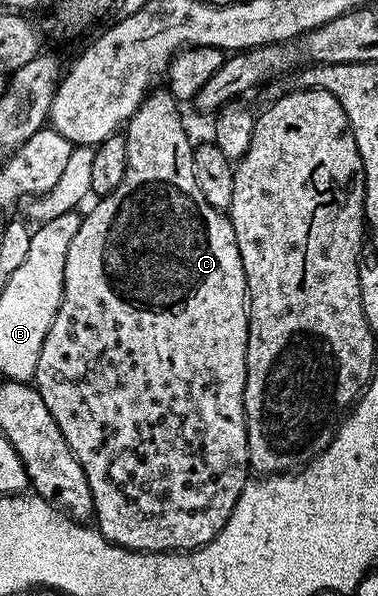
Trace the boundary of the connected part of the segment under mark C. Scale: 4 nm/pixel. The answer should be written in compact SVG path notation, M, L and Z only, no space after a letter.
M157 88L145 95L140 108L133 113L133 117L127 123L127 131L124 135L127 144L127 172L123 180L119 182L119 188L115 192L106 194L96 199L97 203L82 217L79 224L79 232L71 240L67 248L65 257L65 279L63 280L63 296L59 304L59 312L55 312L55 320L47 332L47 340L43 340L43 352L39 352L39 364L37 365L37 376L35 387L47 404L47 410L54 416L56 424L67 444L70 446L70 452L74 454L79 464L82 465L83 472L87 476L87 484L91 488L91 496L94 497L95 526L100 530L102 536L109 541L114 542L116 546L121 546L124 550L139 550L151 554L164 554L166 552L184 552L187 550L197 550L201 546L206 546L208 542L215 537L227 524L239 496L243 492L245 483L251 474L249 464L249 449L247 448L247 424L245 423L245 413L243 412L243 388L247 380L247 340L249 339L249 307L247 305L247 291L245 288L245 273L243 272L243 260L239 256L239 244L235 240L235 232L230 224L228 217L222 211L216 210L207 200L203 200L203 192L199 192L199 183L195 180L193 171L193 152L194 143L189 143L189 134L185 131L185 126L181 123L181 114L179 103L168 89Z

